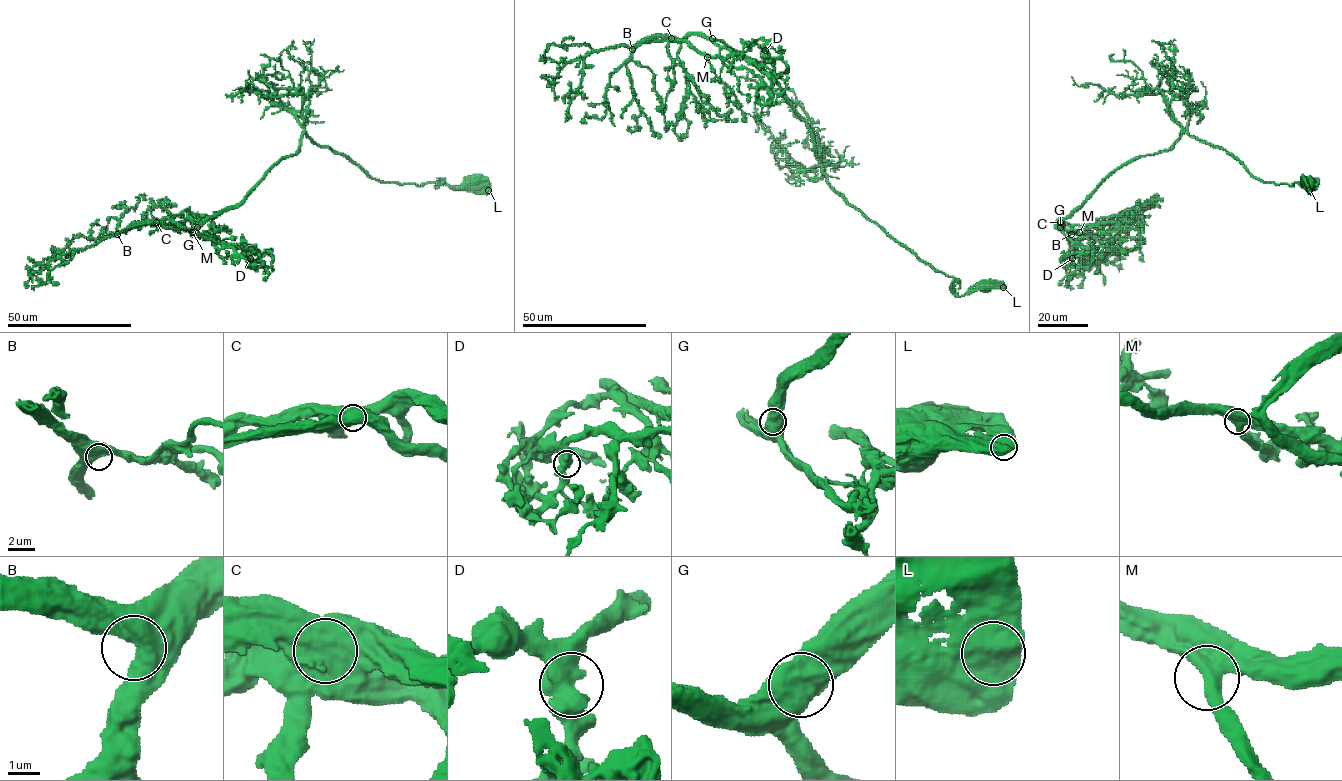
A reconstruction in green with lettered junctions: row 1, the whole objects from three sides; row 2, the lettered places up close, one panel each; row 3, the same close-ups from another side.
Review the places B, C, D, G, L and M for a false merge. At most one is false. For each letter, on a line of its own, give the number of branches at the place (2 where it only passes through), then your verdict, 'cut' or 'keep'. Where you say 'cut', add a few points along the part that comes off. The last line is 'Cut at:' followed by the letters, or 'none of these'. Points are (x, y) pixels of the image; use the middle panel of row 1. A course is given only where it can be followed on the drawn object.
B: branches 1; keep
C: branches 2; cut; course (670, 38), (685, 39), (699, 51), (712, 56), (723, 58), (744, 54), (767, 67), (774, 75), (786, 79)
D: branches 2; keep
G: branches 2; keep
L: branches 1; keep
M: branches 2; keep
Cut at: C

